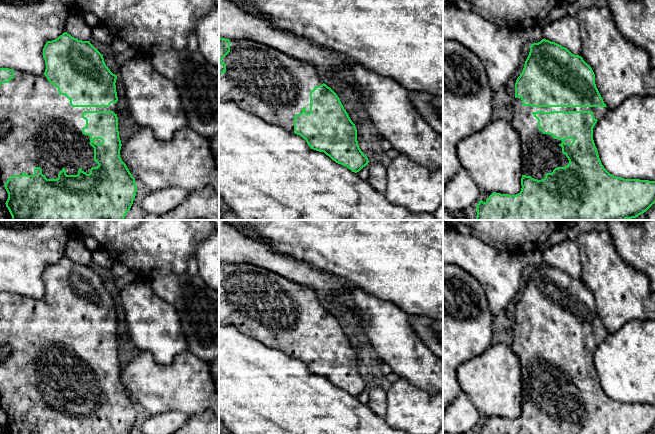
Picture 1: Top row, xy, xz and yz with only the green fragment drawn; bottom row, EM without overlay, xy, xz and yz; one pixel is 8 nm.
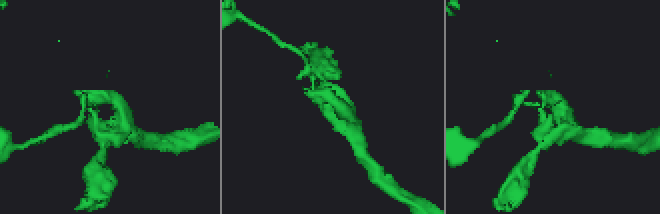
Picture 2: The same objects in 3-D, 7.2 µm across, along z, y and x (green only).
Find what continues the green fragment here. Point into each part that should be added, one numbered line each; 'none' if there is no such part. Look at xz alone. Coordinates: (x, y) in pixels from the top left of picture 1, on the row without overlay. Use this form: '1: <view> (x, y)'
1: xz (272, 309)

